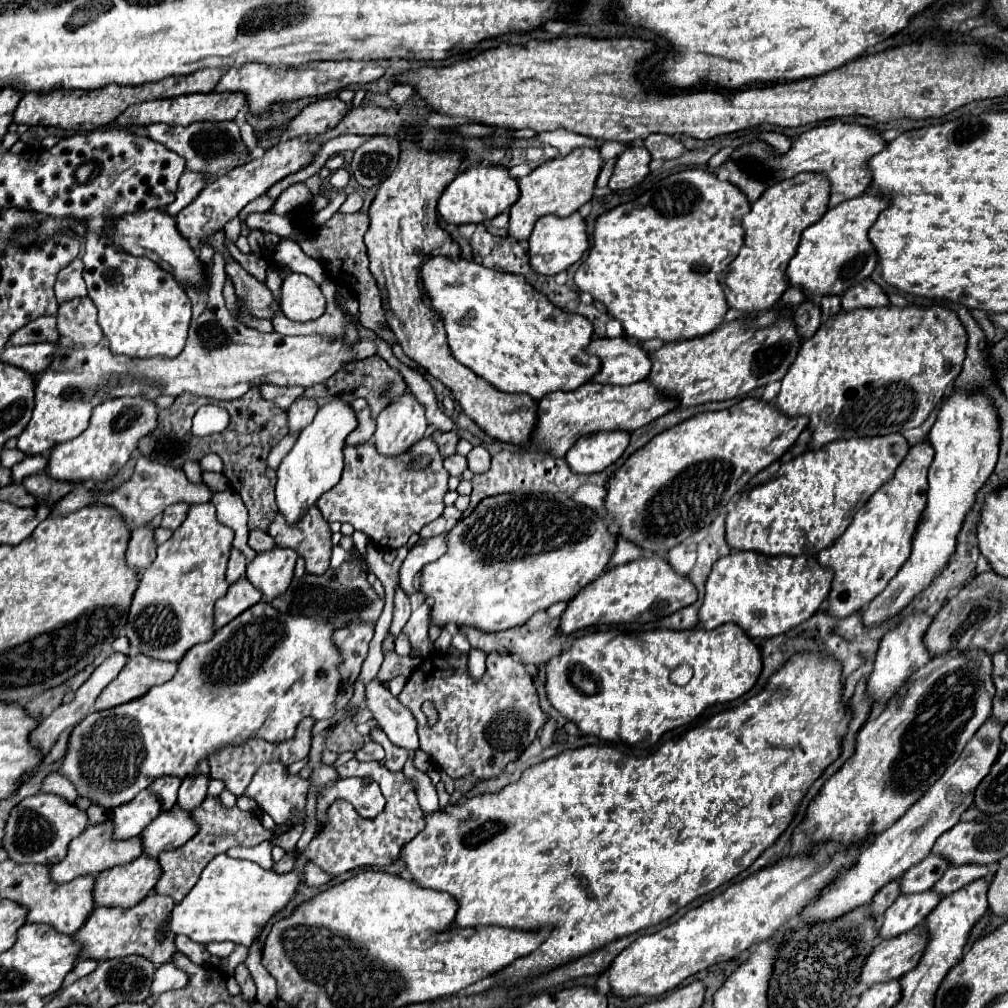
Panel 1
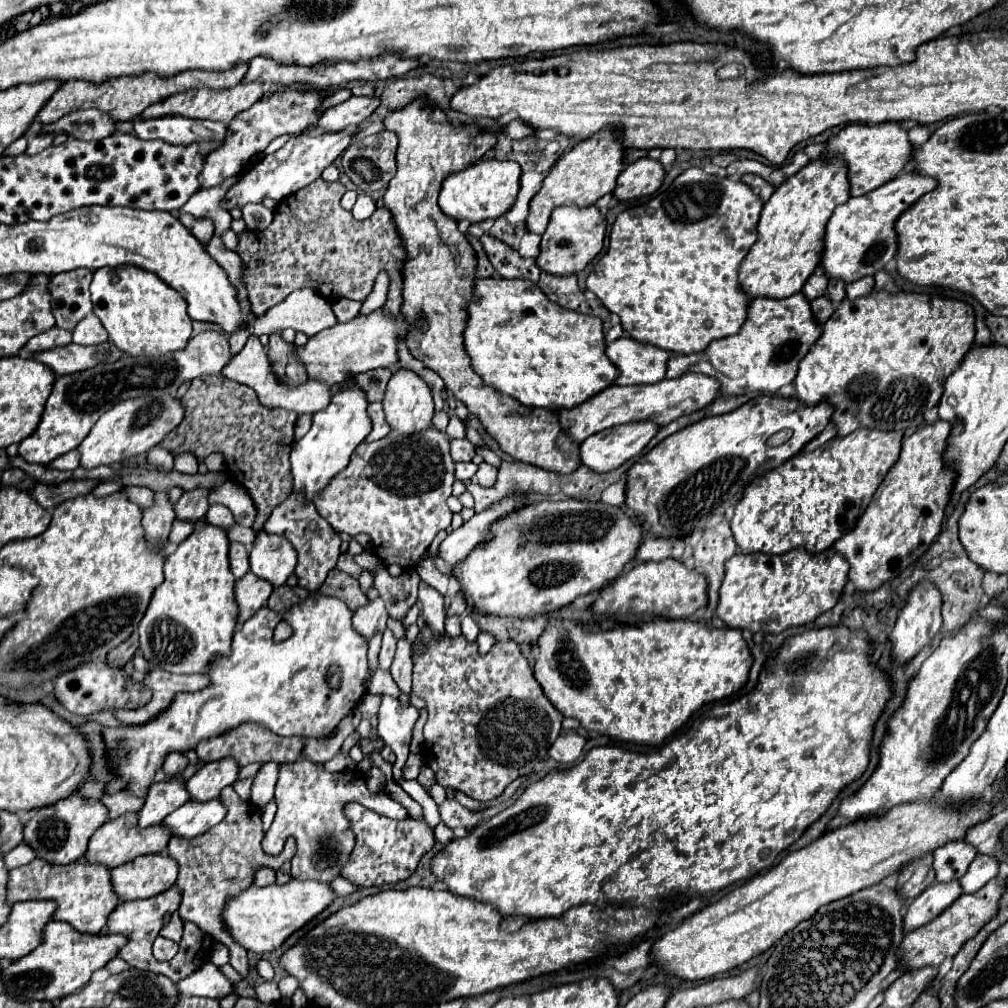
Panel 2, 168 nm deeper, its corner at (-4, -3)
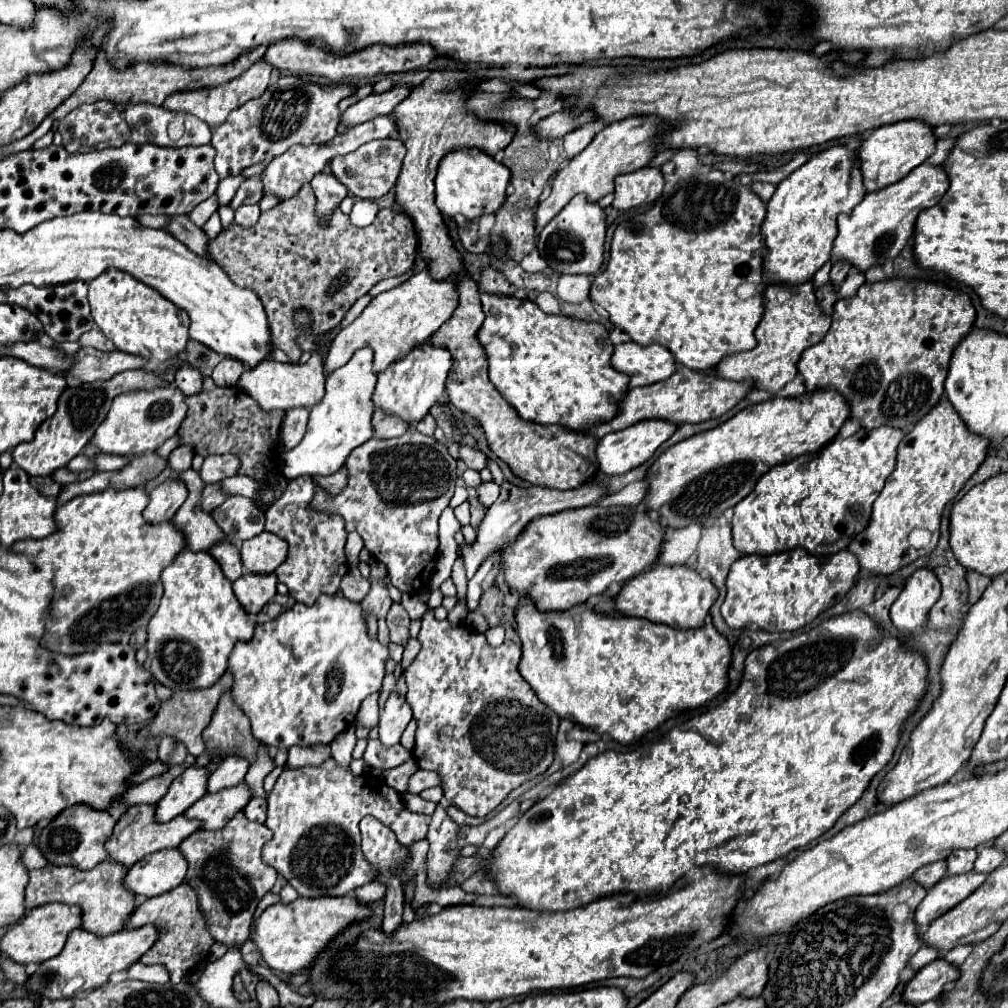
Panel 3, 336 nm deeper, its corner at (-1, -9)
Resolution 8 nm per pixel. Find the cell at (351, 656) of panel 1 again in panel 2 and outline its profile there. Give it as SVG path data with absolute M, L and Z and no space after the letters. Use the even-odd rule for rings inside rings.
M377 597L375 601L369 601L367 605L363 605L359 611L355 611L353 615L353 627L367 639L371 639L375 635L375 631L383 631L385 623L387 623L387 609L381 597Z

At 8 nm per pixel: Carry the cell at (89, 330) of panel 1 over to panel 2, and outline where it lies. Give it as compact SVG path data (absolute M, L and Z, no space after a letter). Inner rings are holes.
M91 313L73 331L73 341L79 345L99 345L107 341L107 331L101 321Z

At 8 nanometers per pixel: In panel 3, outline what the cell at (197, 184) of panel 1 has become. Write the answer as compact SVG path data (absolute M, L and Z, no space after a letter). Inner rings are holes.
M284 75L272 83L262 97L252 99L250 103L234 109L228 119L212 129L212 147L216 149L214 167L220 179L228 175L238 175L242 169L282 155L288 147L302 143L326 143L336 137L336 127L340 121L340 99L352 95L350 83L324 83L310 85L308 77L302 75Z

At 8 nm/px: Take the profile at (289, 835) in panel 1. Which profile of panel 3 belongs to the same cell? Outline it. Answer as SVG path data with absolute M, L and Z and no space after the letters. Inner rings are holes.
M238 811L220 831L196 831L178 845L178 851L188 861L186 883L196 891L200 913L216 943L226 947L246 943L256 905L276 881L276 869L260 859L260 849L270 835L272 831L266 825L254 823Z

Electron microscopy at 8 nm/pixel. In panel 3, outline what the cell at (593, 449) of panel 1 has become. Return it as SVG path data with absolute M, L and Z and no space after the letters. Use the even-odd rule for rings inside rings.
M652 419L652 421L640 421L636 425L630 425L628 429L608 433L602 437L596 445L596 459L598 459L598 471L604 471L604 475L622 475L644 461L648 461L654 451L676 431L676 425L662 421L662 419Z

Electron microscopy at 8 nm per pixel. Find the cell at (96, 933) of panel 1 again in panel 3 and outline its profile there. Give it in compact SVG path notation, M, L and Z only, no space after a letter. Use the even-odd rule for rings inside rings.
M186 883L160 897L150 897L142 901L128 917L124 929L138 929L142 925L154 925L158 929L158 941L138 961L144 965L162 965L170 973L172 985L178 985L188 973L196 971L196 967L202 963L202 959L210 953L210 947L214 945L214 939L208 935L208 931L204 931L204 919L200 919L198 913L196 893Z

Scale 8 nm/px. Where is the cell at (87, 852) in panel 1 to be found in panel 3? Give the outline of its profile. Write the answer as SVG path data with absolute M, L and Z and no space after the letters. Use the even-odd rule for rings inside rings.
M134 805L118 819L118 823L114 825L114 831L108 837L104 847L110 855L110 859L114 859L116 863L120 863L124 867L132 867L136 861L144 859L146 855L152 855L162 849L178 847L182 843L182 839L186 839L188 833L198 831L198 827L200 827L200 823L184 819L184 815L178 815L168 823L156 823L154 805Z

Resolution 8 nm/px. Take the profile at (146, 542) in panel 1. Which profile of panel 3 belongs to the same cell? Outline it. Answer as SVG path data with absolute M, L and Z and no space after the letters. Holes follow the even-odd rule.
M166 479L162 485L158 485L148 493L150 501L148 501L148 507L144 509L144 519L150 525L172 521L174 513L186 501L186 497L188 497L188 491L184 483Z

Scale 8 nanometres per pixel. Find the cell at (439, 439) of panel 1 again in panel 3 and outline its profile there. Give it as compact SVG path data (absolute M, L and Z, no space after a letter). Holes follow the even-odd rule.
M462 445L462 447L458 449L458 455L460 455L460 461L462 461L466 467L470 467L470 469L480 471L480 469L486 467L486 455L484 455L482 451L478 451L478 449L464 447L464 445Z

